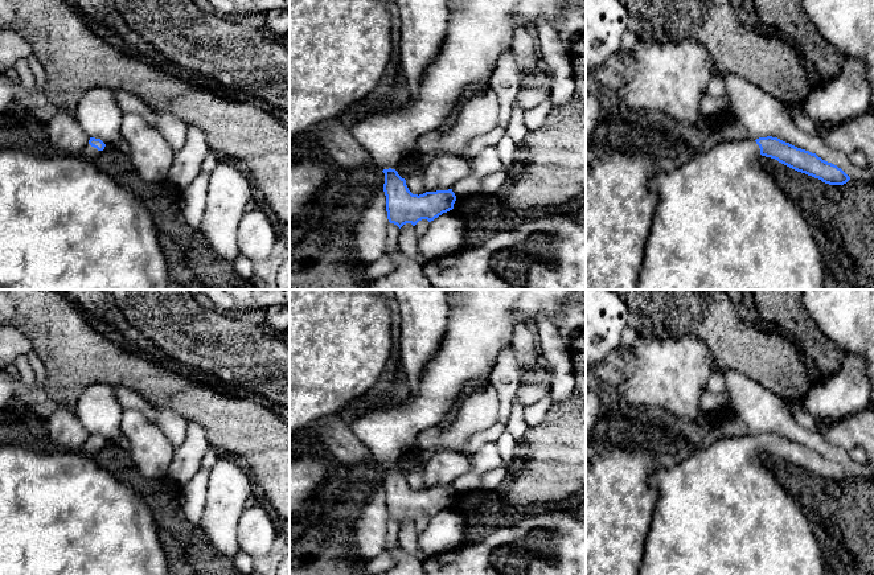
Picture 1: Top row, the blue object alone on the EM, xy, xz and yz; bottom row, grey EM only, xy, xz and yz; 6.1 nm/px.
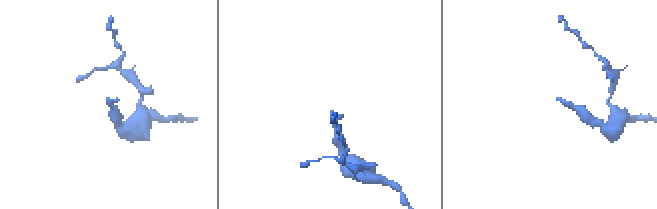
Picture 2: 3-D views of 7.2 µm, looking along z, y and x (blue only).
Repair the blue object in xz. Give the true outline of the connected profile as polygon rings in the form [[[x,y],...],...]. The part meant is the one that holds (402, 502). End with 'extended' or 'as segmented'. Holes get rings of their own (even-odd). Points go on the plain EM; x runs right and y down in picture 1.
[[[455,289],[448,293],[450,323],[444,341],[428,367],[424,370],[418,393],[409,391],[403,402],[364,410],[348,426],[369,451],[372,459],[385,469],[383,488],[390,519],[399,525],[419,517],[434,517],[454,505],[456,492],[452,485],[413,490],[406,476],[395,464],[414,448],[417,436],[428,430],[439,428],[455,401],[465,390],[471,379],[491,374],[501,350],[512,344],[517,323],[536,328],[541,316],[547,317],[557,328],[565,348],[571,349],[571,340],[586,329],[586,312],[571,299],[576,289]]]; extended

